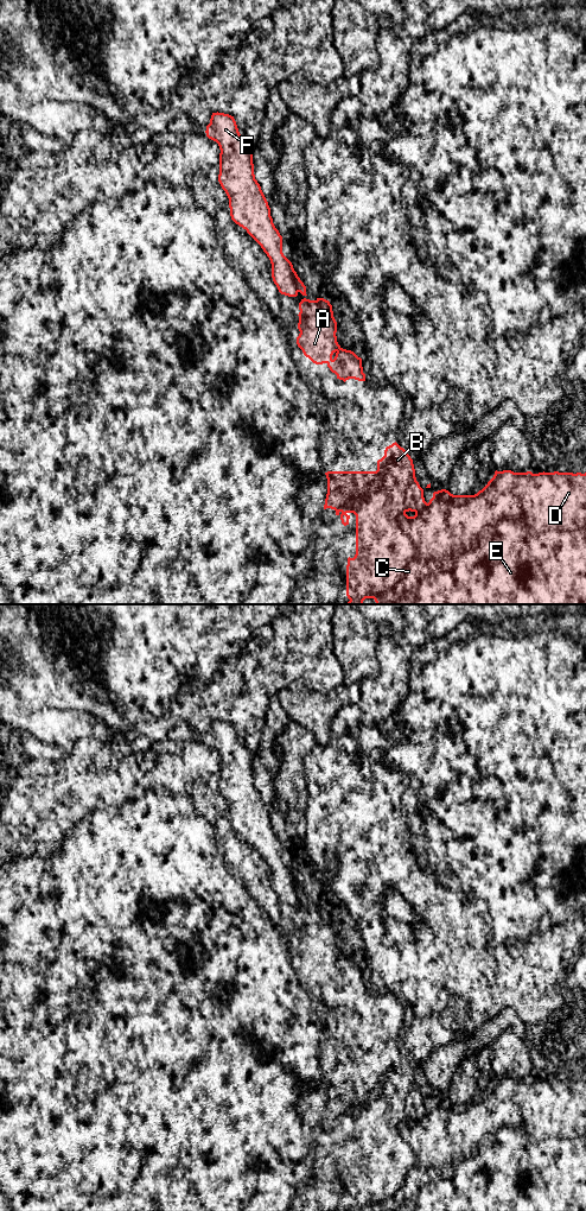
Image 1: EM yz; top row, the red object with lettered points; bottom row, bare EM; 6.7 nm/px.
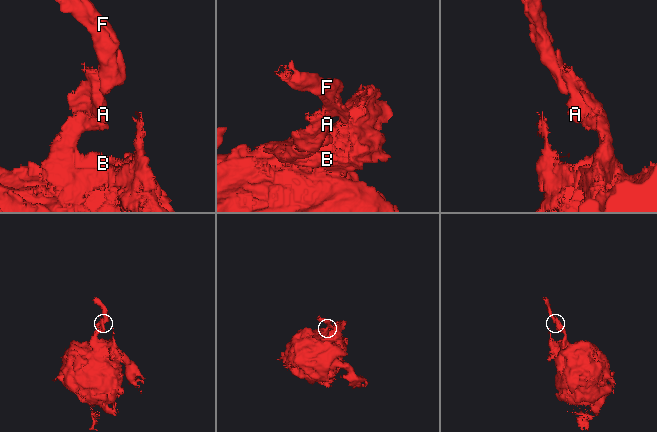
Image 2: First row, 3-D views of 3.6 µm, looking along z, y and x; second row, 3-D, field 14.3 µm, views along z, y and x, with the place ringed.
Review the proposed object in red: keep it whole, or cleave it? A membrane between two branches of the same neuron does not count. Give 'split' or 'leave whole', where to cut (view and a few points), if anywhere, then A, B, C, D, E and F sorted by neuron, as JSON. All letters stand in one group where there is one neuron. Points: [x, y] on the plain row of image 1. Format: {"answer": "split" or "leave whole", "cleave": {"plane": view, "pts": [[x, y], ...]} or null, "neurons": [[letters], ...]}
{"answer": "split", "cleave": {"plane": "yz", "pts": [[293, 879], [298, 899]]}, "neurons": [["A", "B", "C", "D", "E"], ["F"]]}

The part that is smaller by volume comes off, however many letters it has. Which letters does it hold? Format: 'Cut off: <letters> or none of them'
Cut off: F

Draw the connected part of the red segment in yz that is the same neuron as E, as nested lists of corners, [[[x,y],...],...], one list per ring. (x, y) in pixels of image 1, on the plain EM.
[[[396,1050],[387,1054],[384,1064],[377,1069],[376,1079],[327,1079],[327,1102],[324,1117],[331,1116],[336,1118],[336,1123],[340,1124],[344,1134],[349,1133],[350,1121],[356,1123],[356,1162],[348,1166],[346,1173],[346,1204],[348,1211],[363,1211],[365,1206],[374,1206],[376,1211],[586,1211],[586,1080],[514,1080],[511,1078],[495,1079],[493,1085],[488,1092],[474,1103],[453,1103],[446,1097],[433,1101],[433,1105],[427,1111],[423,1105],[423,1097],[420,1095],[415,1085],[413,1067],[408,1060]]]

